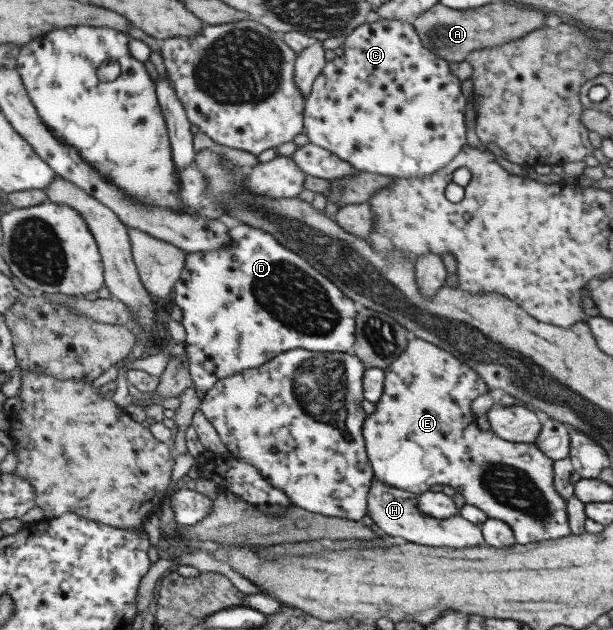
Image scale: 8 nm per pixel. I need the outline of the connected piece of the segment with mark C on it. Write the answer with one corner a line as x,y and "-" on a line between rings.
376,18
369,22
359,25
354,29
343,45
345,50
343,56
336,56
331,62
326,62
326,66
319,74
319,77
313,84
309,97
306,98
305,110
303,112
304,133
308,136
309,142
315,146
319,146
328,150
331,154
335,154
341,160
363,172
381,175
391,178
423,178
431,174
435,174
437,170
441,170
447,166
455,155
467,145
467,137
465,127
465,110
466,103
469,99
463,96
461,91
462,82
451,73
449,62
435,57
435,54
427,50
421,43
419,35
415,32
412,22
403,22
394,18

